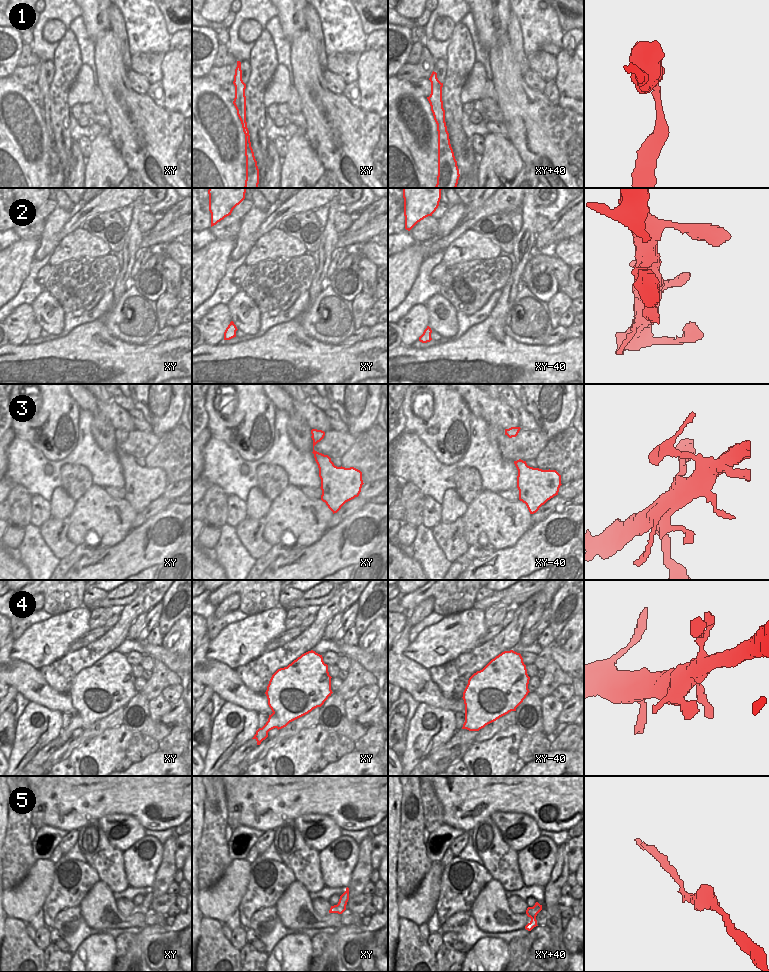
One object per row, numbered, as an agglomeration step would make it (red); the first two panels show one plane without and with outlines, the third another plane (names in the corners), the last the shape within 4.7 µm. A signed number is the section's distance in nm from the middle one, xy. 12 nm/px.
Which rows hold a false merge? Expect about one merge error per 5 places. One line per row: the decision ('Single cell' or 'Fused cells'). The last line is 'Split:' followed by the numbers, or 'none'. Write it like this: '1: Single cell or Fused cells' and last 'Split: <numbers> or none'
1: Single cell
2: Single cell
3: Fused cells
4: Single cell
5: Single cell
Split: 3.

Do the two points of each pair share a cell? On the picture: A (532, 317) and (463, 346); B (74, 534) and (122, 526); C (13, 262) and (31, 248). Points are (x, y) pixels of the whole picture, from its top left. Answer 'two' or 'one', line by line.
A: two
B: one
C: one

